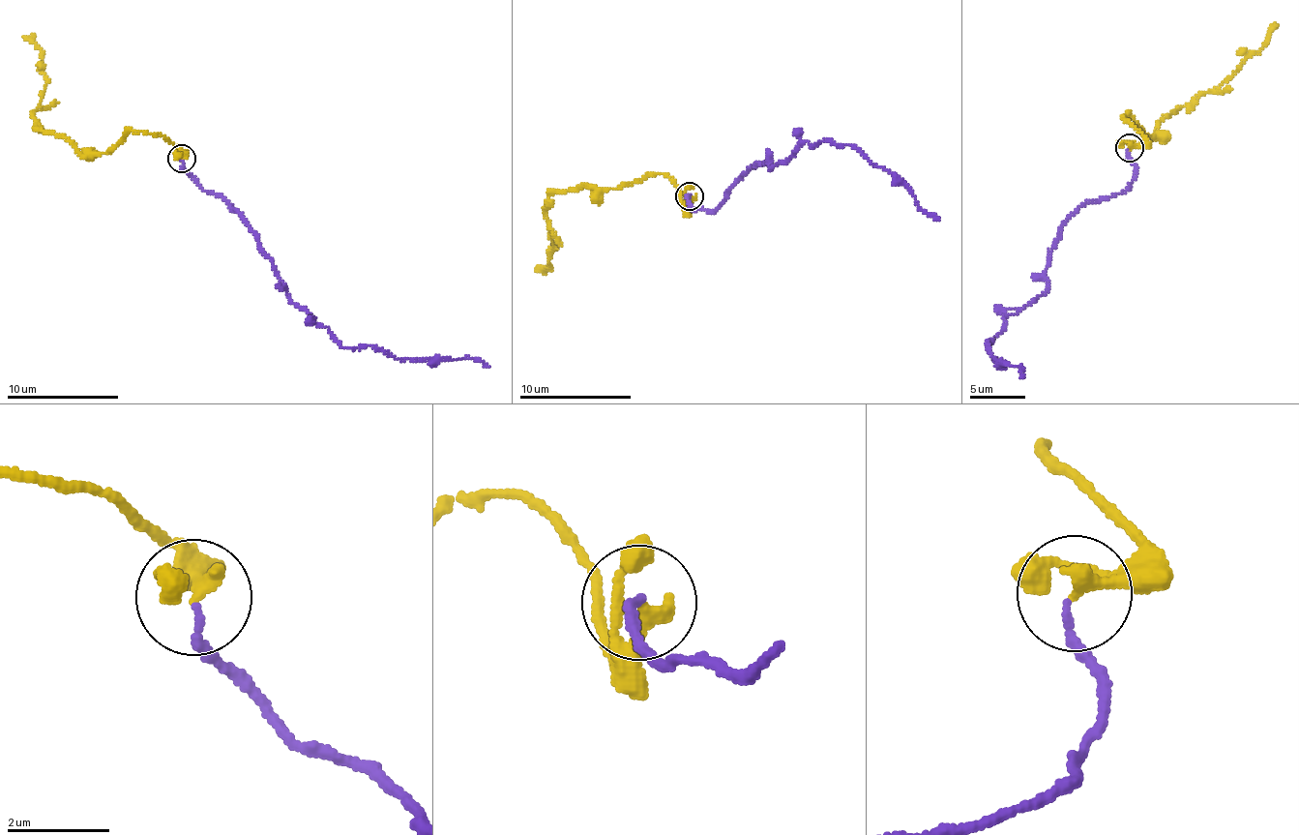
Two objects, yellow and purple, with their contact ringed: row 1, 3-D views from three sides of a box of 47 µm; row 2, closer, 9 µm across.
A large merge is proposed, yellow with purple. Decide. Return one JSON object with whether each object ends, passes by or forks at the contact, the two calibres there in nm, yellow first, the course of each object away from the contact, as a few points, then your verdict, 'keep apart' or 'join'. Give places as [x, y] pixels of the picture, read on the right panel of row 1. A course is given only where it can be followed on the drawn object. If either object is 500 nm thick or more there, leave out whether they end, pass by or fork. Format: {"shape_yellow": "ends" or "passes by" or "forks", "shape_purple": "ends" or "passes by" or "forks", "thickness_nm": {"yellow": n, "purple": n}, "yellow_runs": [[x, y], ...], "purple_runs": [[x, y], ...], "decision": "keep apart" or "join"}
{"shape_yellow": "ends", "shape_purple": "ends", "thickness_nm": {"yellow": 320, "purple": 150}, "yellow_runs": [[1130, 147], [1143, 138], [1122, 115], [1127, 113], [1148, 135], [1159, 134], [1161, 121], [1217, 90], [1278, 24]], "purple_runs": [[1128, 150], [1131, 183], [1067, 222], [1045, 292], [986, 341], [994, 359], [1020, 368], [1022, 378]], "decision": "join"}

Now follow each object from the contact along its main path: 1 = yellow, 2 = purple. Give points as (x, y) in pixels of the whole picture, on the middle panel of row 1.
1: (689, 196), (683, 207), (663, 173), (649, 173), (552, 193), (554, 246), (549, 267), (535, 271)
2: (688, 194), (693, 208), (715, 210), (751, 168), (787, 164), (806, 141), (821, 141), (854, 145), (939, 221)

